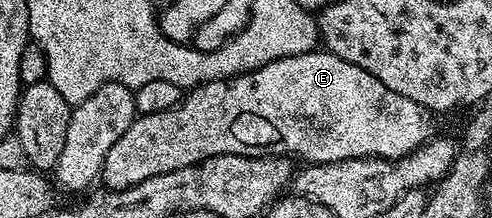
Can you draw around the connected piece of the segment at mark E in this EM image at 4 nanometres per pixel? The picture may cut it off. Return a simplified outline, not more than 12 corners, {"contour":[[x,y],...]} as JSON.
{"contour":[[333,53],[139,114],[111,190],[214,155],[395,161],[414,99]]}

